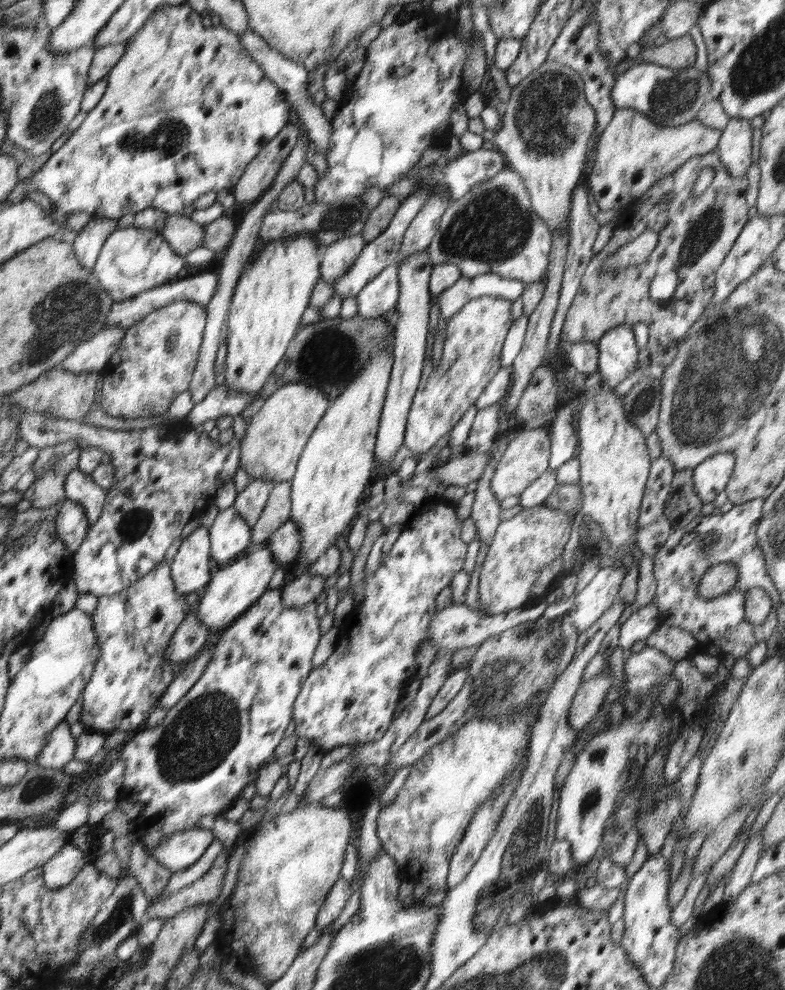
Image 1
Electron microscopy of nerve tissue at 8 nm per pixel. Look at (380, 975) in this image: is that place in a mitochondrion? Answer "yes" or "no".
yes

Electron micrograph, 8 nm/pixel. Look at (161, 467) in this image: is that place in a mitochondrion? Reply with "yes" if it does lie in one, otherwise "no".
no

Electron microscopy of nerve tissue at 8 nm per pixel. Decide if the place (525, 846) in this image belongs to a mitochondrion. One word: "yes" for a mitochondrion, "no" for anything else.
yes

